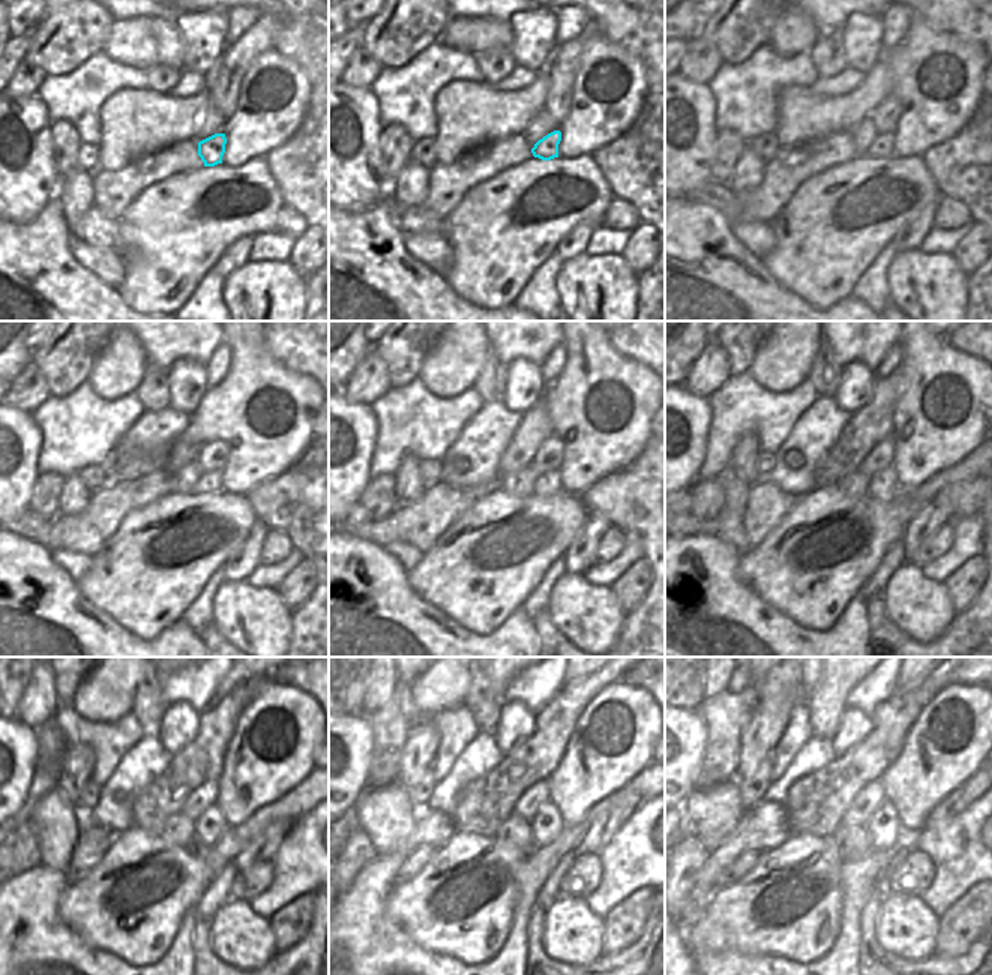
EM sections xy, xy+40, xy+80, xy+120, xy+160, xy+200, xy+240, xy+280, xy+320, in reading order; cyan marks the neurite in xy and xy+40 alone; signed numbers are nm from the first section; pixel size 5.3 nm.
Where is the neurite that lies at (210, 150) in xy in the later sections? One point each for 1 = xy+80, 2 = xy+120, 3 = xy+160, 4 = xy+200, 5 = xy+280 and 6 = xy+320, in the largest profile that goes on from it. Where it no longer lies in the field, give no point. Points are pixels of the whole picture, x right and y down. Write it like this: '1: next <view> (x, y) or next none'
1: next xy+80 (883, 146)
2: next xy+120 (210, 482)
3: next xy+160 (548, 483)
4: next xy+200 (883, 488)
5: next xy+280 (547, 825)
6: next xy+320 (883, 827)

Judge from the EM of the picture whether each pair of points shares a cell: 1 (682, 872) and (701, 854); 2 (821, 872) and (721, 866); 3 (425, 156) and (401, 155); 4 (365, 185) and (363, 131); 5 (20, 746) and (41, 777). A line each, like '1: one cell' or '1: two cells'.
1: one cell
2: two cells
3: two cells
4: one cell
5: two cells

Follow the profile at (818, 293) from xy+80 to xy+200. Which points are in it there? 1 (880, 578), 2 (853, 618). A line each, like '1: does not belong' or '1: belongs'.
1: does not belong
2: does not belong

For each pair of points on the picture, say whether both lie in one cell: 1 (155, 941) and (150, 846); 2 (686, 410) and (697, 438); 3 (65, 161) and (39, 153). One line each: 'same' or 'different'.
1: same
2: same
3: different

